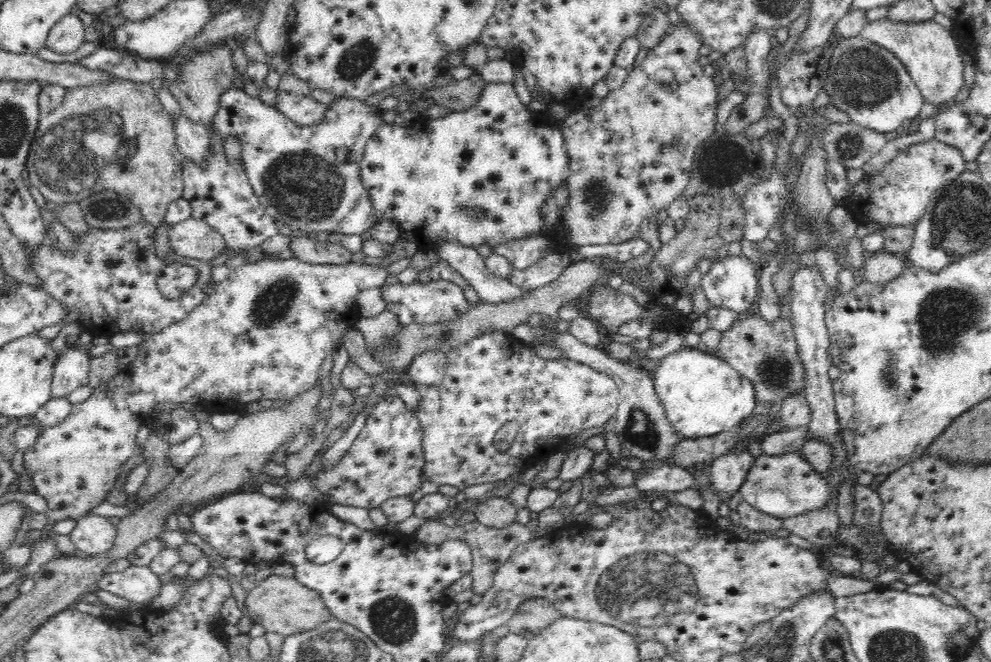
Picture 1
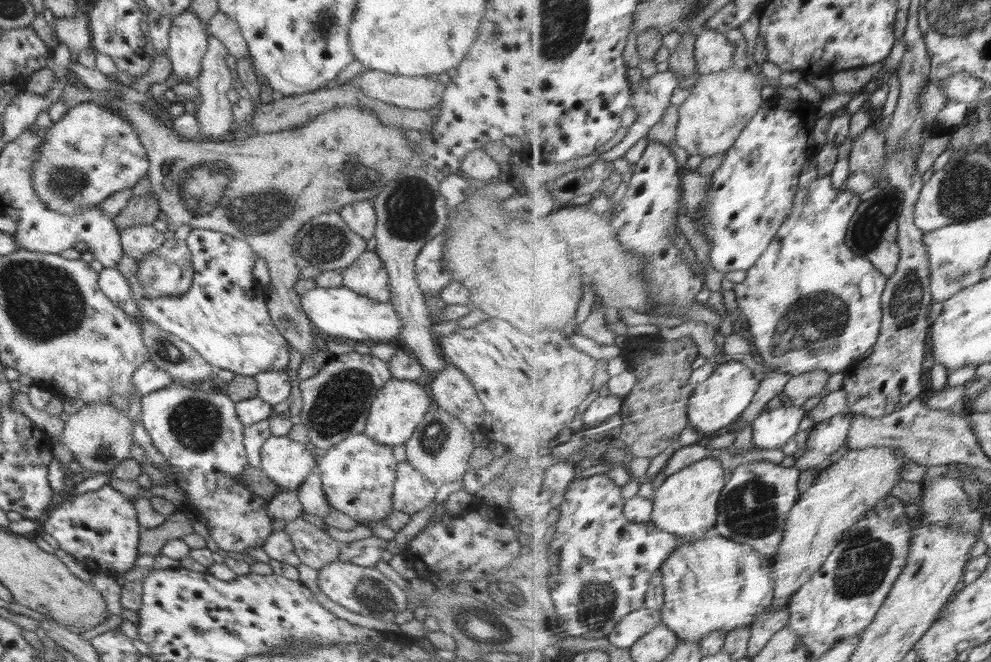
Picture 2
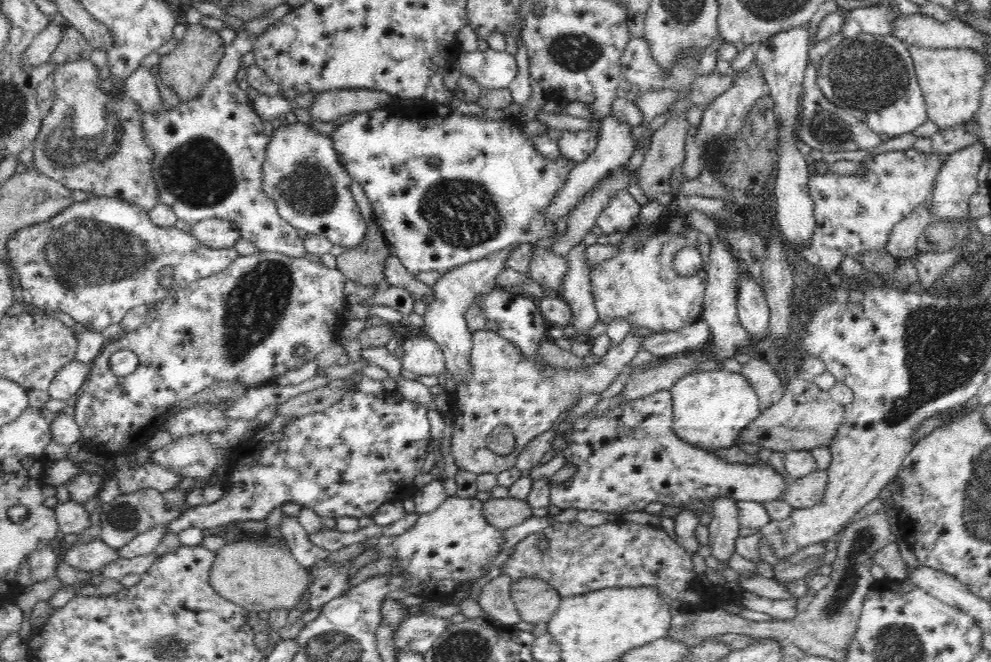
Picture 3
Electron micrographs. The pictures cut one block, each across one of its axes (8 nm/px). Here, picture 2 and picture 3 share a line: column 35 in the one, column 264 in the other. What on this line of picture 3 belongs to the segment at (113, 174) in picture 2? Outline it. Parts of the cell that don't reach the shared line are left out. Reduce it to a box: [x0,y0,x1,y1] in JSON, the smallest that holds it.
[262,122,369,249]

